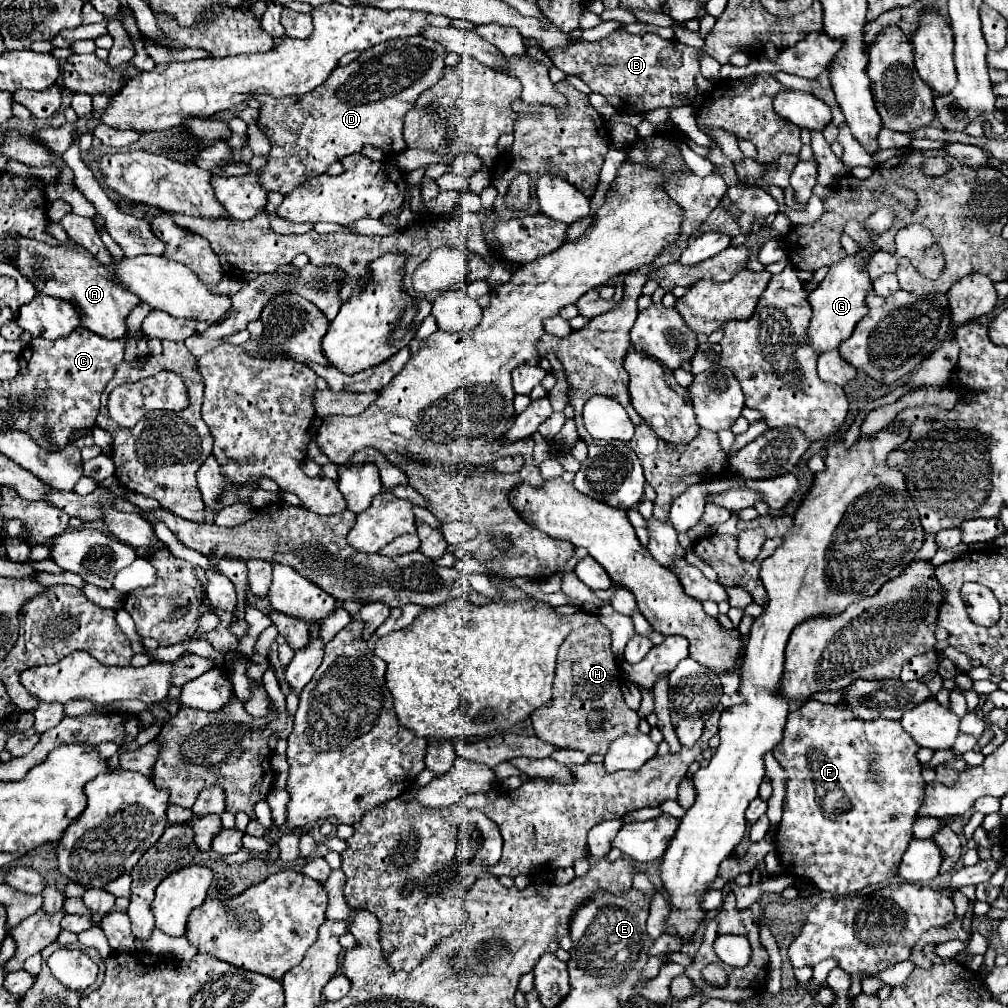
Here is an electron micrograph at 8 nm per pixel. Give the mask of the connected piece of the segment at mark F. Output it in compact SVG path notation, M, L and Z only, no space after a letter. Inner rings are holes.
M807 701L797 711L791 711L787 725L785 725L785 739L781 745L777 745L773 749L775 759L787 769L787 777L789 777L787 795L785 795L785 803L783 803L783 819L779 823L777 835L775 835L775 845L777 845L775 849L777 849L783 871L787 875L799 877L803 881L811 881L821 891L827 891L833 895L857 893L867 885L879 885L879 883L885 883L889 877L893 877L897 871L897 863L901 861L901 855L905 853L905 847L913 839L911 823L915 821L917 811L921 807L921 787L925 785L925 781L921 777L921 763L917 759L917 751L919 751L919 745L913 741L913 737L907 731L903 731L900 720L859 721L851 715L849 709L843 709L837 705L825 705L819 701Z

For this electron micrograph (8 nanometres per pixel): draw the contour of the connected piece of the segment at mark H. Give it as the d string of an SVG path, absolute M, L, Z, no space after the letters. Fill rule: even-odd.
M579 609L577 613L563 615L563 617L571 625L571 633L565 637L563 645L559 647L551 703L539 707L531 715L533 729L539 739L545 739L557 747L579 749L587 755L593 753L605 755L613 739L617 739L623 733L639 731L639 715L625 705L621 693L623 677L619 671L619 663L611 651L611 633L599 621L597 613L585 613L583 609ZM595 707L603 707L607 715L605 715L603 729L593 733L585 723L589 711Z

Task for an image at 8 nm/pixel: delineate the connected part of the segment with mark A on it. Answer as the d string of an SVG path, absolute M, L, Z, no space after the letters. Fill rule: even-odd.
M17 237L13 241L17 245L13 265L27 281L35 285L39 293L69 301L75 309L79 309L81 325L105 339L119 339L121 335L125 335L125 317L137 303L141 303L141 299L137 299L137 295L133 295L131 291L125 291L123 287L119 289L109 279L109 275L105 275L105 267L97 263L97 259L93 259L93 255L85 251L85 247L75 243L71 237L67 237L67 241L63 241L61 245L47 245L43 241L23 237ZM51 279L53 291L47 289L51 285Z

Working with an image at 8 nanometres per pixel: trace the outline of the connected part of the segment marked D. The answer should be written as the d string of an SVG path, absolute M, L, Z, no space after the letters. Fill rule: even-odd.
M423 35L389 39L369 47L349 65L335 67L325 83L305 95L287 95L281 99L271 95L255 95L255 99L259 99L261 103L257 127L267 135L271 143L267 165L259 169L259 185L267 191L283 191L283 195L287 195L305 179L325 173L331 163L351 153L361 153L361 149L367 145L383 149L391 155L401 153L405 147L401 133L403 115L409 111L409 107L413 107L415 99L425 89L433 87L437 79L443 77L447 53L449 51L441 43L433 43Z

